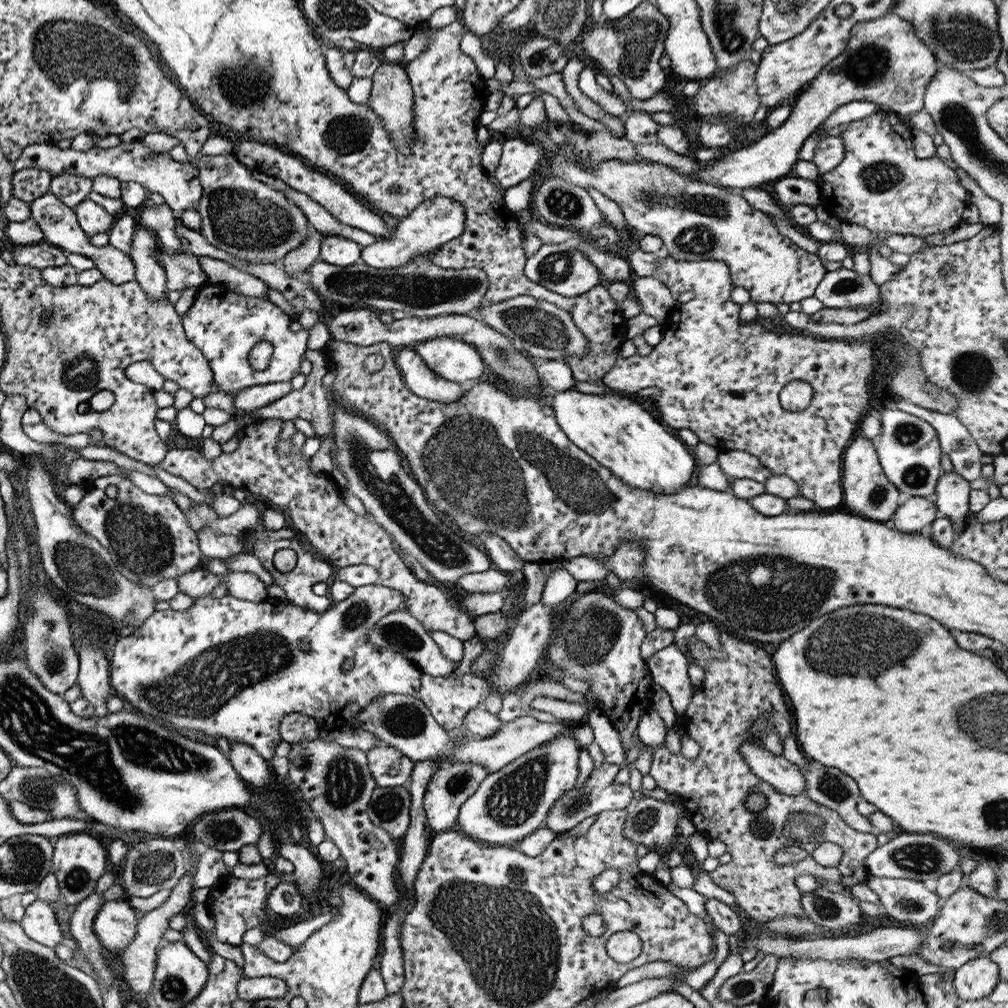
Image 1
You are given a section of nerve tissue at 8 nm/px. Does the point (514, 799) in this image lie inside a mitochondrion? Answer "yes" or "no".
yes

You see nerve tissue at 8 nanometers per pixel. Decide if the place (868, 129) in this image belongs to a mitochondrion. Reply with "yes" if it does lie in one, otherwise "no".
no

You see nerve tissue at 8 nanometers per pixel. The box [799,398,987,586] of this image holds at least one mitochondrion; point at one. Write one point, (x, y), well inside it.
(907, 434)

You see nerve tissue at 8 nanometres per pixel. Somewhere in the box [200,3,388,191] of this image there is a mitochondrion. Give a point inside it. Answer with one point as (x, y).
(247, 85)

